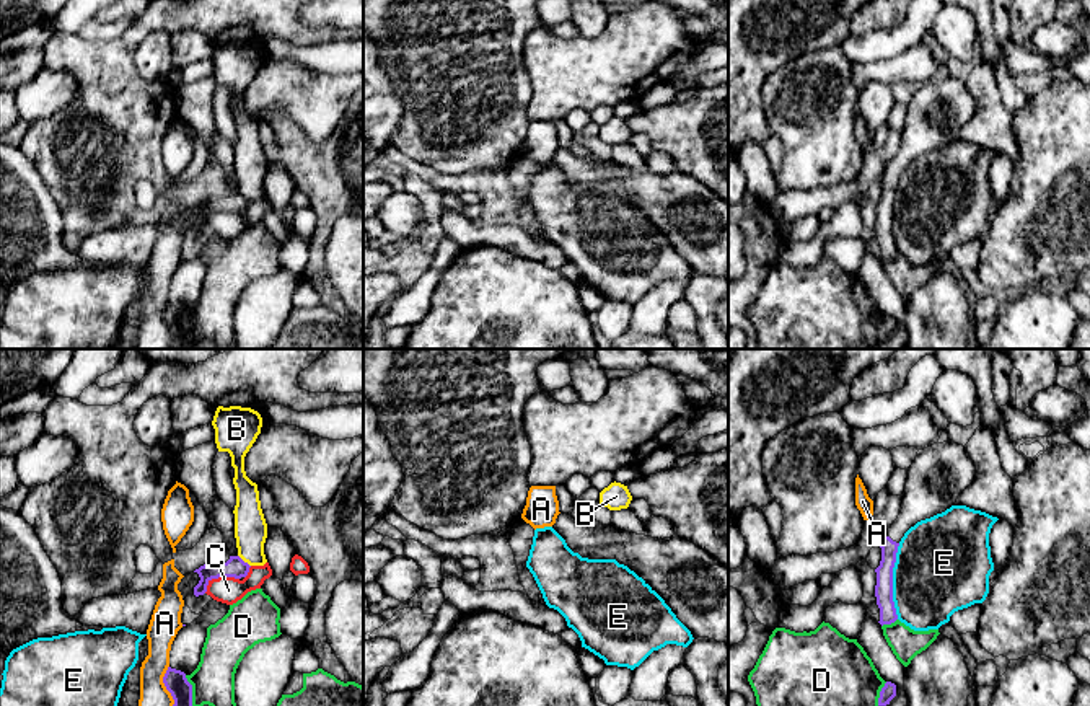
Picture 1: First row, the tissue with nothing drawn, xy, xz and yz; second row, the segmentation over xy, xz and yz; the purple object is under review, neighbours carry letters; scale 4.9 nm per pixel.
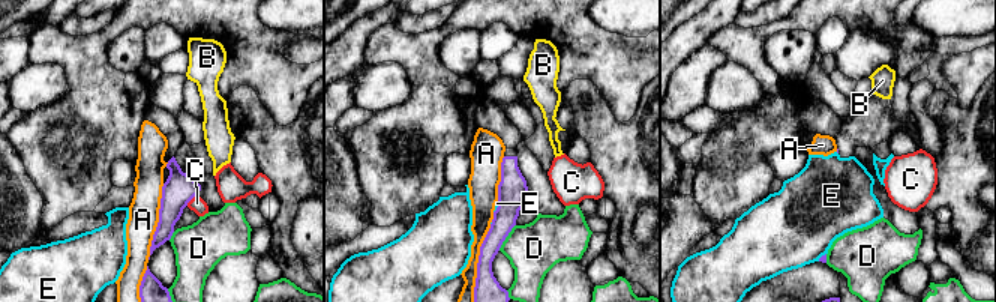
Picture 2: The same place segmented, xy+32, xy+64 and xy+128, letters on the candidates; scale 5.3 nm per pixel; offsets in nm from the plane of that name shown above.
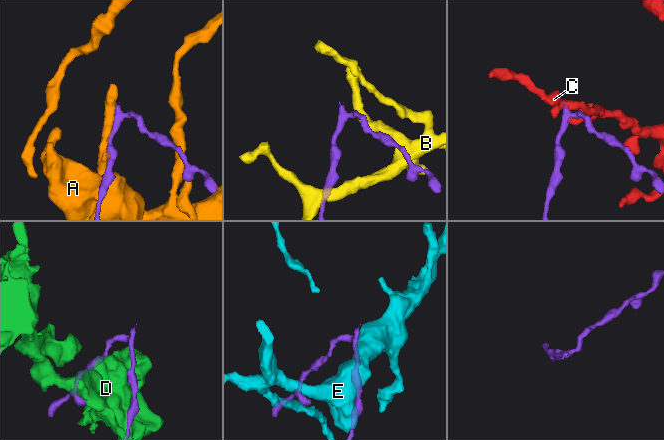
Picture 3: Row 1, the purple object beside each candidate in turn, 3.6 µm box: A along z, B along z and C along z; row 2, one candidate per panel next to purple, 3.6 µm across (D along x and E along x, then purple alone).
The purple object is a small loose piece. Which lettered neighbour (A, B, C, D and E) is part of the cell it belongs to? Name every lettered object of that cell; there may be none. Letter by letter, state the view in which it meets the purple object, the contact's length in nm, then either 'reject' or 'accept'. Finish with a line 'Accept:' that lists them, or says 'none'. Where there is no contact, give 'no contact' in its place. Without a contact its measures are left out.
A: meets purple in xy; contact 240 nm long; reject
B: meets purple in xy; contact 90 nm long; reject
C: meets purple in xy; contact 190 nm long; reject
D: meets purple in yz; contact 90 nm long; reject
E: meets purple in yz; contact 380 nm long; reject
Accept: none

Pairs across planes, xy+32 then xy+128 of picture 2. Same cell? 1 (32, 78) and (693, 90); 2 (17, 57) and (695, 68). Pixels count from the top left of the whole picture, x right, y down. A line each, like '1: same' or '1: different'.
1: different
2: different

